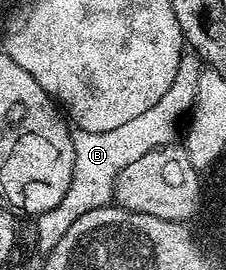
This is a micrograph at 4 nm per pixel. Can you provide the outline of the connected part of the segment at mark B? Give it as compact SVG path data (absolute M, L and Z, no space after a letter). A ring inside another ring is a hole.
M182 54L179 69L175 73L175 81L171 85L171 89L167 89L167 93L163 93L163 97L159 97L159 101L155 101L155 105L151 105L151 109L147 109L147 113L139 113L139 117L134 117L131 121L126 121L124 125L119 125L119 129L107 129L107 133L73 131L75 169L71 173L71 185L67 189L63 201L59 201L59 205L55 205L55 209L38 215L35 219L35 223L37 223L37 247L41 250L41 253L48 253L51 249L55 249L55 245L59 245L63 233L67 233L67 229L71 229L71 225L75 225L75 221L79 221L79 217L83 217L83 213L91 213L91 209L107 207L114 202L113 186L115 181L119 177L119 173L123 169L127 169L127 165L131 165L131 161L139 161L139 157L143 157L143 153L151 153L170 146L176 140L173 139L176 135L178 138L177 118L180 115L181 118L188 116L195 101L195 89L199 85L202 70L203 63L196 54Z

